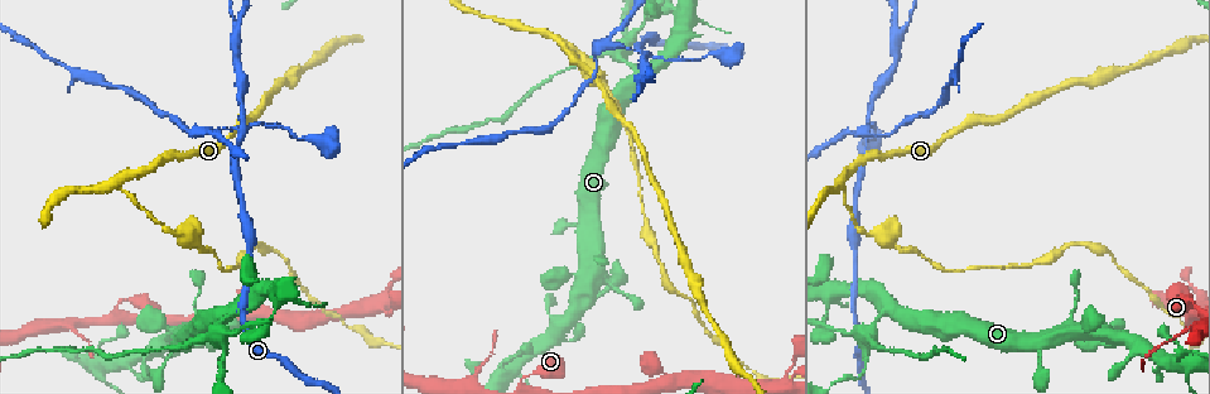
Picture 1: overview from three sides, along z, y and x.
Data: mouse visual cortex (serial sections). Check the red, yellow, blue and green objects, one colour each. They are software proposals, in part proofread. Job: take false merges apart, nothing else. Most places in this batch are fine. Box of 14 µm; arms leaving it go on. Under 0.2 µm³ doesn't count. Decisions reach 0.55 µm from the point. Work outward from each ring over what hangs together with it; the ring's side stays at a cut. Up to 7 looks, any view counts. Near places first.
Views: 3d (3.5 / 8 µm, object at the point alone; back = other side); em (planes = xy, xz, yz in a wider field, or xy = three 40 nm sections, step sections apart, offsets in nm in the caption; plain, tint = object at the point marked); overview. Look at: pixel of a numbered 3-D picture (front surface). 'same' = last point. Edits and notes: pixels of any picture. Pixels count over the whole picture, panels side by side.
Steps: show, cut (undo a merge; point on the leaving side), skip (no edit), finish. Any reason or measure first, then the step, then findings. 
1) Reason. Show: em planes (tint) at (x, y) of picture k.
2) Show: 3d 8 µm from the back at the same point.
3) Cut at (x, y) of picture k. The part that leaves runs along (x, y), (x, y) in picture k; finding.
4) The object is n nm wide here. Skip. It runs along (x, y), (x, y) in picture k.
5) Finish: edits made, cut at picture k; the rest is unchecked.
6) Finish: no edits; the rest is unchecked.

Three-way junction. Show: 3d 3.5 µm at (870, 332) of picture 1.

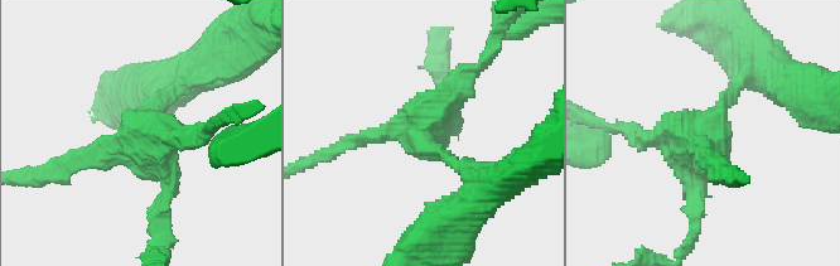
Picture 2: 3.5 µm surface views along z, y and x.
Cut at (189, 134) of picture 2. The part that leaves runs along (141, 122), (130, 146), (44, 169) in picture 2; a second cell is stuck on.

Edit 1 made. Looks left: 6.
Four or more arms meet. Show: 3d 3.5 µm at (641, 51) of picture 1.

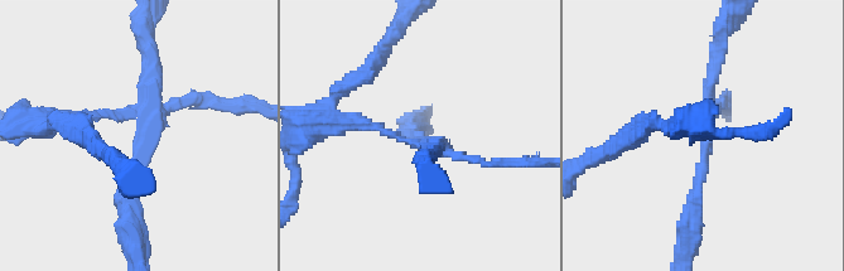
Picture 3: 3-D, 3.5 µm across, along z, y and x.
Show: em xy step 1 (tint) at (143, 123) of picture 3.

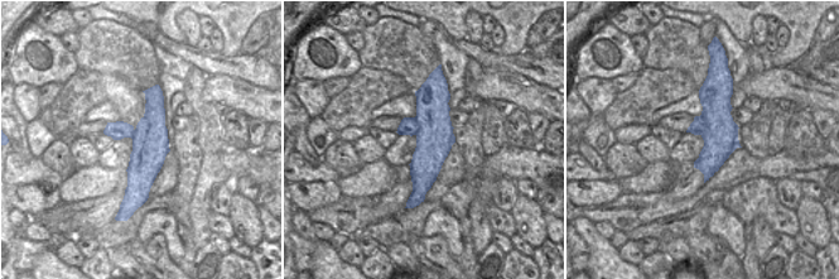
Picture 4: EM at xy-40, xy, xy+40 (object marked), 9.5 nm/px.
The object is 400 nm wide here. Cut at (208, 103) of picture 3. The part that leaves runs along (136, 114), (32, 117) in picture 3; two cells meet here.

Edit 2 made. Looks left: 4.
Three arms meet. Show: 3d 8 µm at (520, 25) of picture 1.

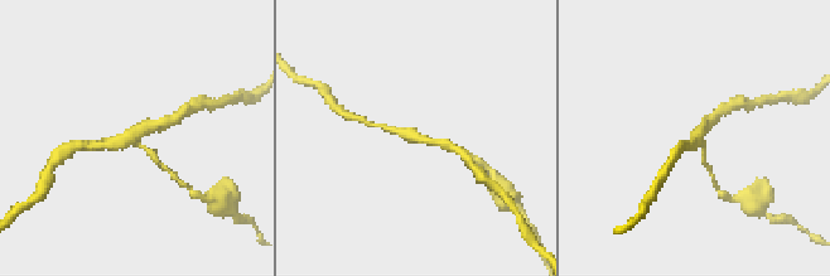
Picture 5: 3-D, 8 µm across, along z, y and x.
Shape alone is not enough. Show: em xy step 5 (tint) at (414, 136) of picture 5.

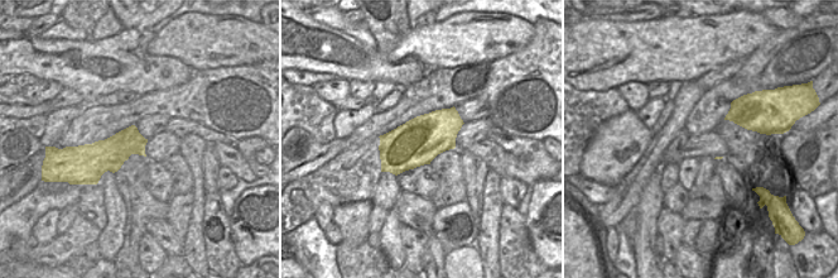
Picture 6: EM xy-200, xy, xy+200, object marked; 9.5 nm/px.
The object is 440 nm wide here. Cut at (155, 159) of picture 5. The part that leaves runs along (140, 145), (182, 183) in picture 5; two cells meet here.

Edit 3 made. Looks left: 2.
Finish: edits made, cut at picture 2, cut at picture 3, cut at picture 5; the rest is unchecked.

